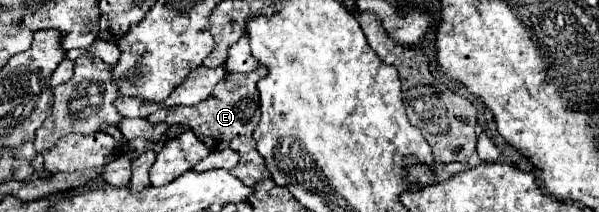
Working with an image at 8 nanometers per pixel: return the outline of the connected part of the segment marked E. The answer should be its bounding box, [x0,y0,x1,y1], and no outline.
[148,65,270,187]

